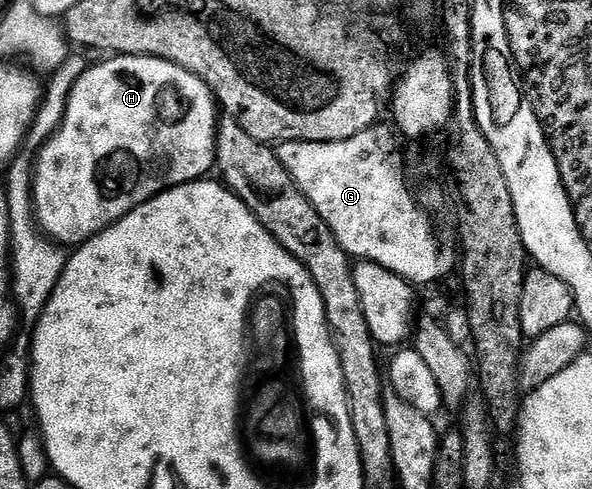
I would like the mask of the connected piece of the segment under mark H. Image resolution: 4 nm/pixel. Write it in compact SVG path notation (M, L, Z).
M114 53L103 59L106 60L96 64L95 67L87 66L83 70L82 76L74 82L74 88L70 91L70 99L66 102L66 112L62 118L62 124L58 126L51 139L47 139L41 147L37 148L36 158L32 163L32 198L36 222L45 234L62 245L85 243L93 235L99 235L105 227L111 227L119 219L123 219L129 211L136 210L141 203L147 203L154 196L161 195L166 188L177 187L179 183L201 179L209 172L206 171L209 167L211 170L215 166L214 136L218 133L220 111L216 106L214 92L201 77L184 69L179 63L161 59L159 55Z

